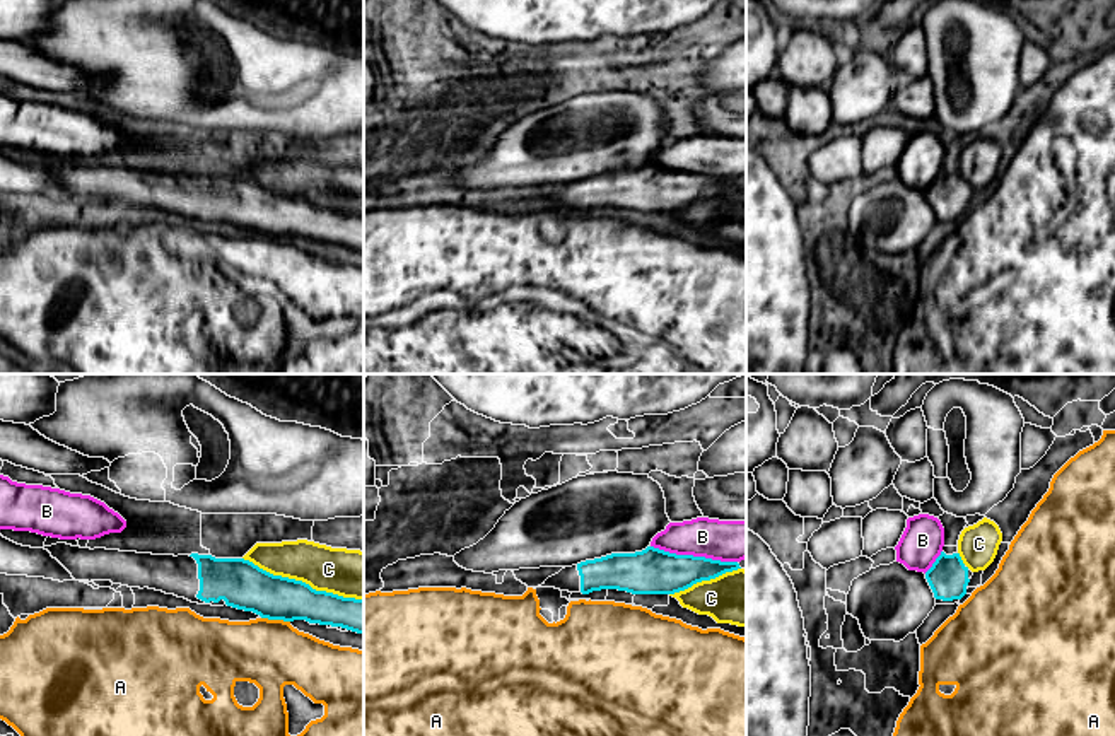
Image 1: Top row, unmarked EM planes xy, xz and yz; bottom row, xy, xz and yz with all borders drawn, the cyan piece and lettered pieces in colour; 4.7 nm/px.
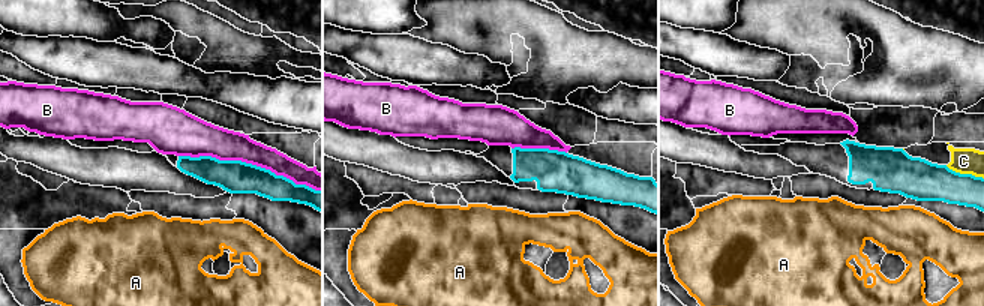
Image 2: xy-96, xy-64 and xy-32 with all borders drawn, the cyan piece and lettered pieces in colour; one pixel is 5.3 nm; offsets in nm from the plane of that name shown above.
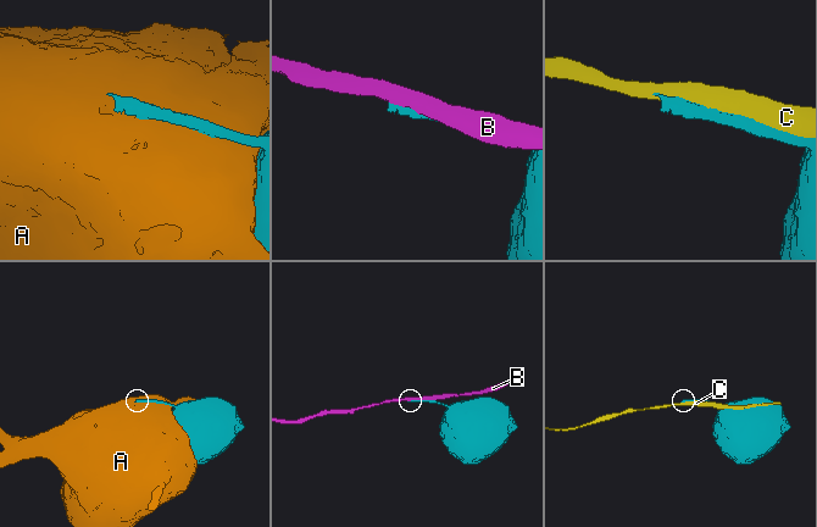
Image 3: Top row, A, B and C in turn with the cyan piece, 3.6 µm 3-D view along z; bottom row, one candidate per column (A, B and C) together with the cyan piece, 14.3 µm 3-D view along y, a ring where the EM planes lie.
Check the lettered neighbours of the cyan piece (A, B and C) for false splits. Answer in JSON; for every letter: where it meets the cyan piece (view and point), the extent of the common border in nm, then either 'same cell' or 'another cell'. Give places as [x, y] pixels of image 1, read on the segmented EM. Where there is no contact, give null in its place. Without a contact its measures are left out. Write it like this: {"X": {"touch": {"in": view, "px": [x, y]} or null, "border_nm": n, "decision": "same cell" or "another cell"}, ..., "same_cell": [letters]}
{"A": {"touch": {"in": "xy", "px": [275, 619]}, "border_nm": 140, "decision": "another cell"}, "B": {"touch": {"in": "xz", "px": [692, 555]}, "border_nm": 420, "decision": "another cell"}, "C": {"touch": {"in": "xy", "px": [301, 581]}, "border_nm": 600, "decision": "another cell"}, "same_cell": []}

